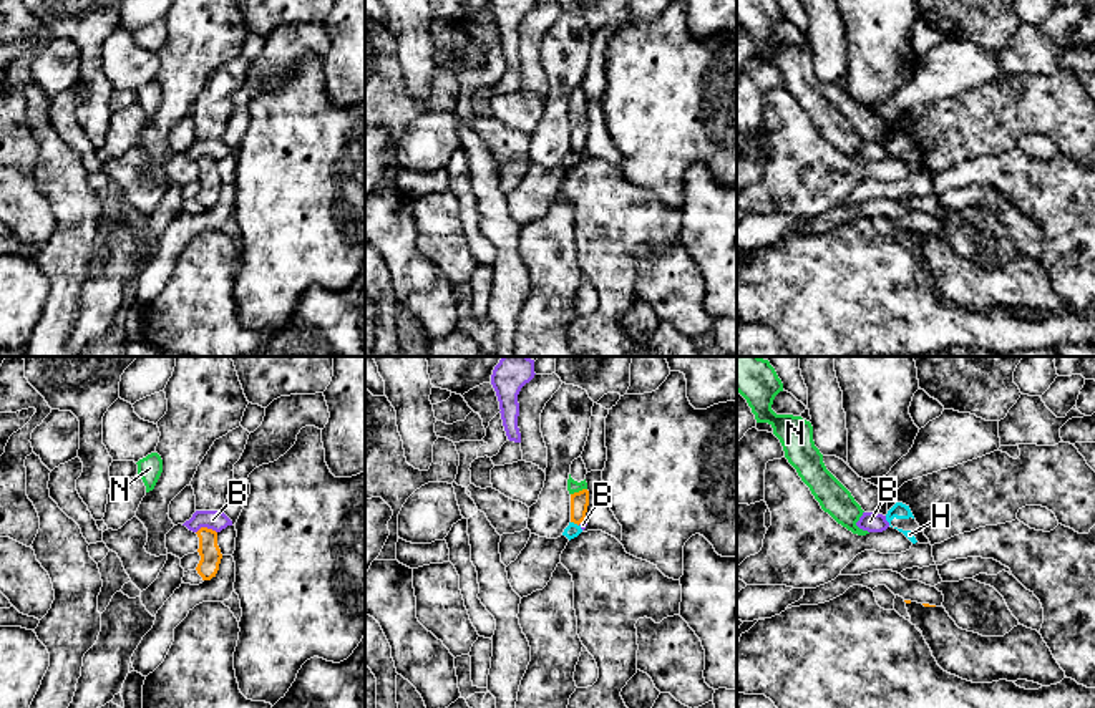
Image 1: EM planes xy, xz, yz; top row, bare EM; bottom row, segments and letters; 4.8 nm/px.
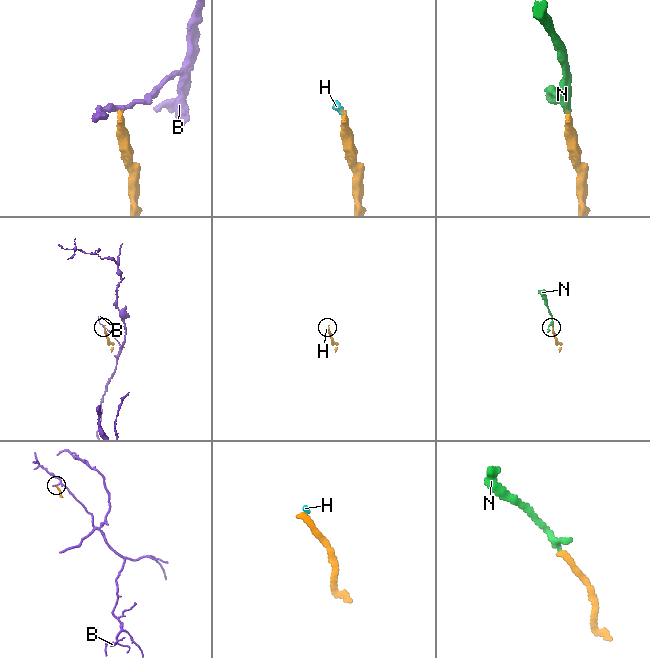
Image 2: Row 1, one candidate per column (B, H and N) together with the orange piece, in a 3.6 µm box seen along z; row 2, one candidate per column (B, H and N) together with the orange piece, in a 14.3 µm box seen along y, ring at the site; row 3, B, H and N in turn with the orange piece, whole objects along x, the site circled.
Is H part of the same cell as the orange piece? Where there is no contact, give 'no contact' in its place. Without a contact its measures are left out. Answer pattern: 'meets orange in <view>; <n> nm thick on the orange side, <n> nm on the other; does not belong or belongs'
meets orange in xz; 90 nm thick on the orange side, 70 nm on the other; does not belong

